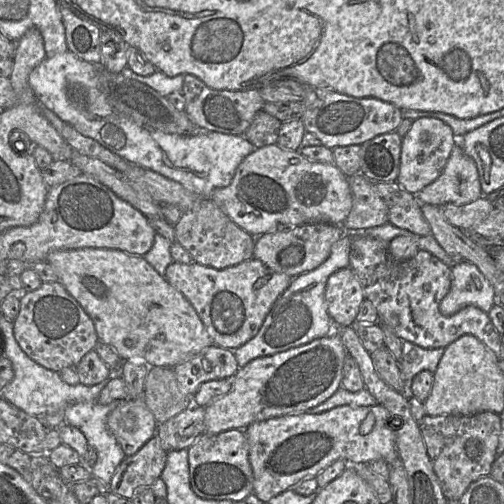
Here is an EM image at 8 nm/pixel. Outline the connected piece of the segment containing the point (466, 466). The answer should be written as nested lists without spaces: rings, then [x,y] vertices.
[[[480,412],[470,416],[425,416],[419,422],[427,454],[448,501],[458,501],[468,487],[488,476],[496,456],[501,432],[501,420],[494,412]]]

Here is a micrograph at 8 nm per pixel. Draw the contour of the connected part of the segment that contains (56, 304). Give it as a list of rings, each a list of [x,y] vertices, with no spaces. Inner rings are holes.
[[[43,282],[36,290],[19,294],[20,311],[13,322],[14,336],[21,349],[36,363],[55,372],[76,367],[82,357],[95,349],[99,339],[95,325],[79,302],[60,282]]]

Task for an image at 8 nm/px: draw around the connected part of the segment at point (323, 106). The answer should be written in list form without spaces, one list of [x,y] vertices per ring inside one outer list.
[[[309,89],[307,96],[301,102],[304,104],[305,111],[299,120],[305,130],[317,136],[321,144],[331,150],[339,146],[361,145],[378,135],[393,132],[403,119],[400,109],[391,103],[371,97],[356,98],[333,90]]]

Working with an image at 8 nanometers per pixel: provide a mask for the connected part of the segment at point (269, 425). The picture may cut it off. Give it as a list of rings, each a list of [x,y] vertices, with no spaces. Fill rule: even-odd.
[[[380,404],[342,405],[318,414],[287,414],[254,422],[243,431],[249,445],[253,493],[264,503],[301,480],[316,477],[337,460],[344,460],[348,465],[359,465],[382,459],[390,465],[398,457],[395,425],[391,425],[390,413]],[[369,414],[374,417],[374,426],[368,434],[362,435],[359,428]]]

